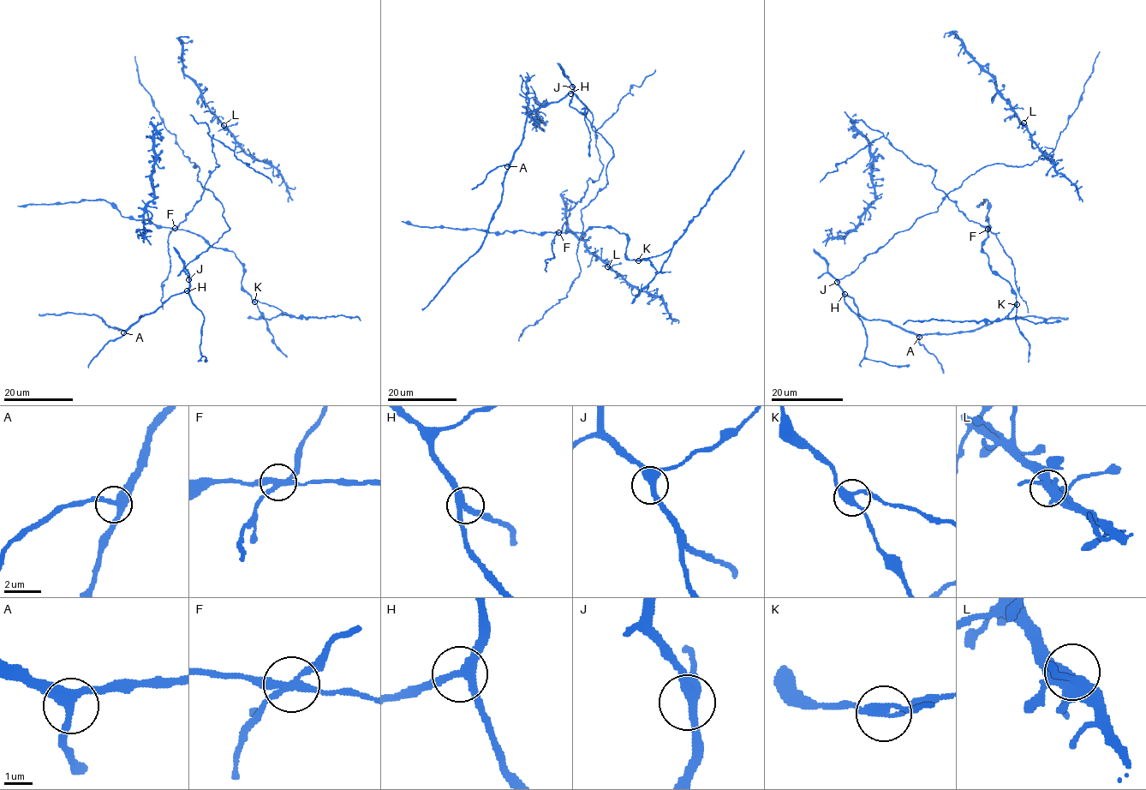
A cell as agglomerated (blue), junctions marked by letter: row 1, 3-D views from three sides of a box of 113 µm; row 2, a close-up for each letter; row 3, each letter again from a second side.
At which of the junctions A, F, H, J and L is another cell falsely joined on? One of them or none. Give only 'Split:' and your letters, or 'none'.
Split: F

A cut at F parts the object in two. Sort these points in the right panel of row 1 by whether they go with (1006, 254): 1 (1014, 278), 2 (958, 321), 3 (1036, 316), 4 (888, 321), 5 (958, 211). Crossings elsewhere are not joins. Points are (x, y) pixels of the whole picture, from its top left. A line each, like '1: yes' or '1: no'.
1: yes
2: no
3: yes
4: yes
5: yes

